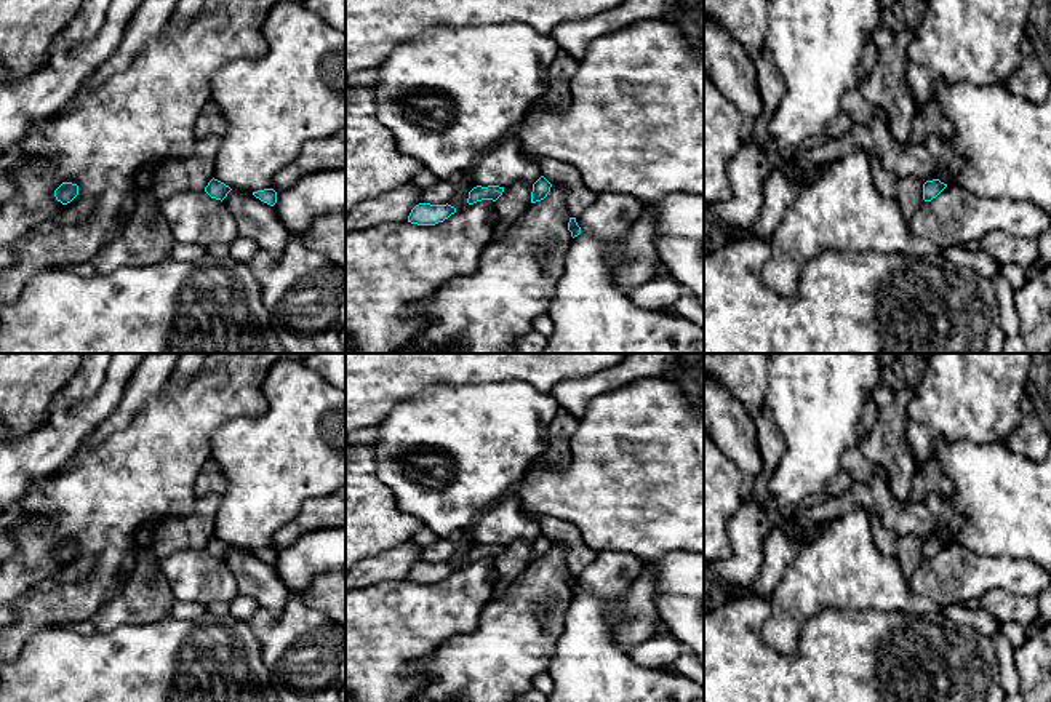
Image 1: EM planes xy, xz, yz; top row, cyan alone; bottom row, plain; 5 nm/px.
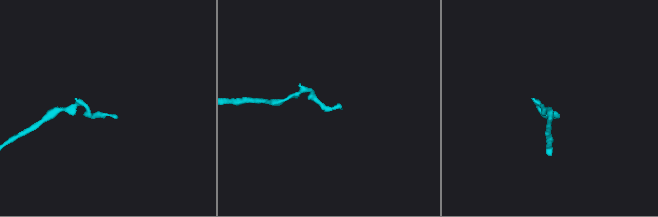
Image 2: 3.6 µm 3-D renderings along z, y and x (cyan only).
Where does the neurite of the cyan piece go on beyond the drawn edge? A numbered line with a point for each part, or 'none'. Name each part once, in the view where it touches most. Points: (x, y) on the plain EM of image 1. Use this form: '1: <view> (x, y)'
none

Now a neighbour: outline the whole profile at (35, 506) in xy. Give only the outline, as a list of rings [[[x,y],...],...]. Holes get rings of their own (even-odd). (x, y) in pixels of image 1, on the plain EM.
[[[35,483],[30,485],[21,502],[26,515],[30,518],[46,518],[54,513],[54,504],[45,497]]]

